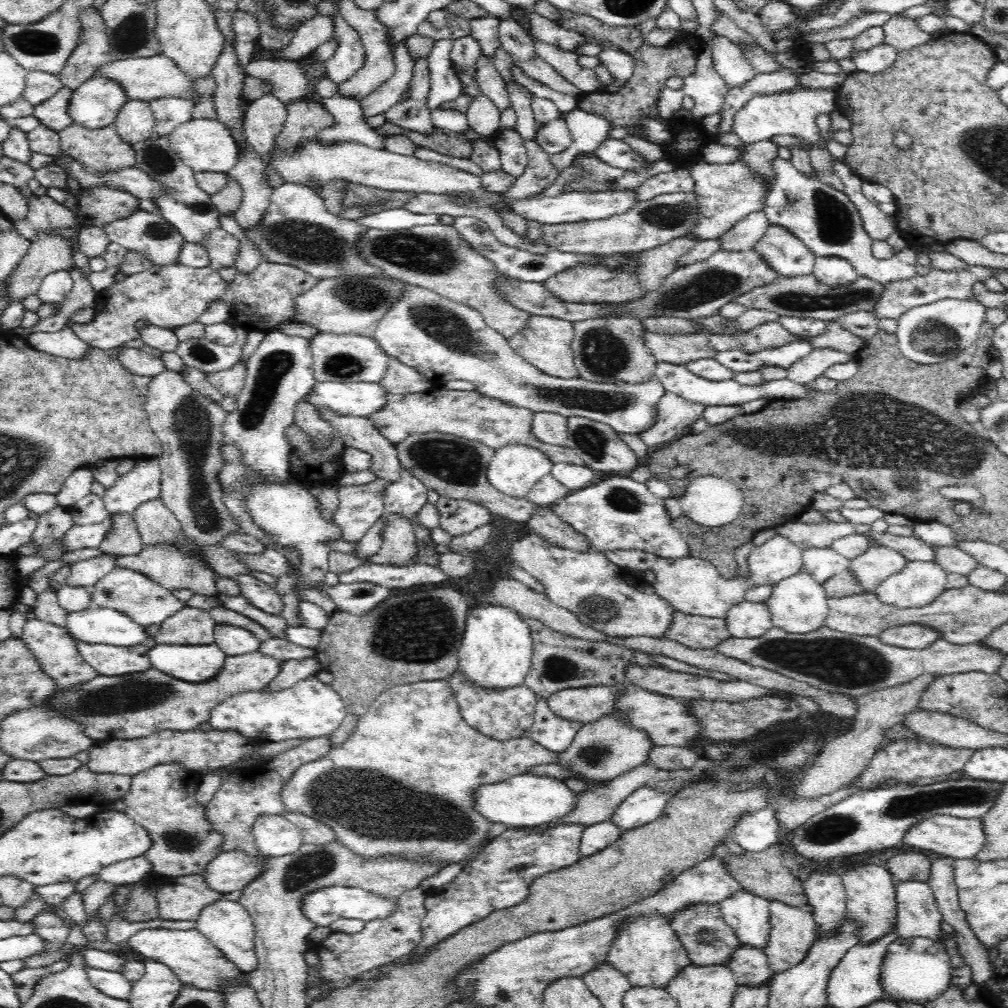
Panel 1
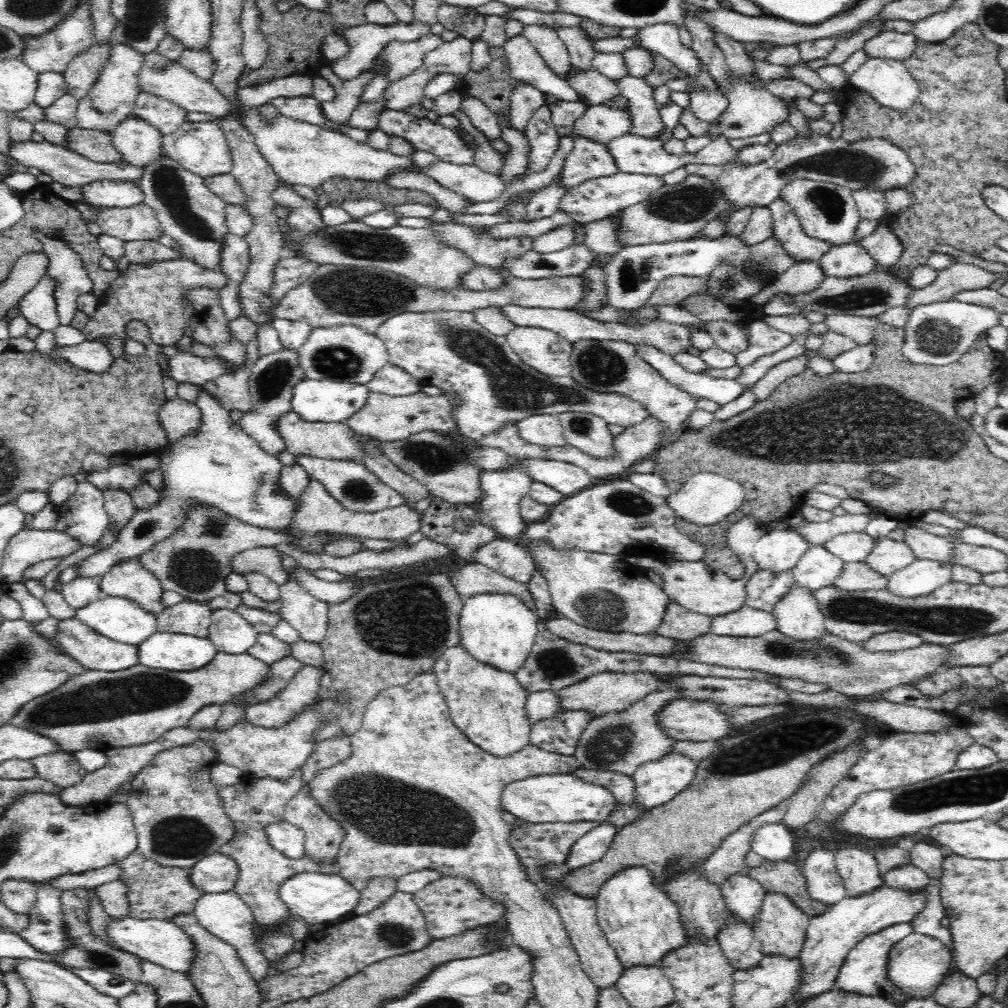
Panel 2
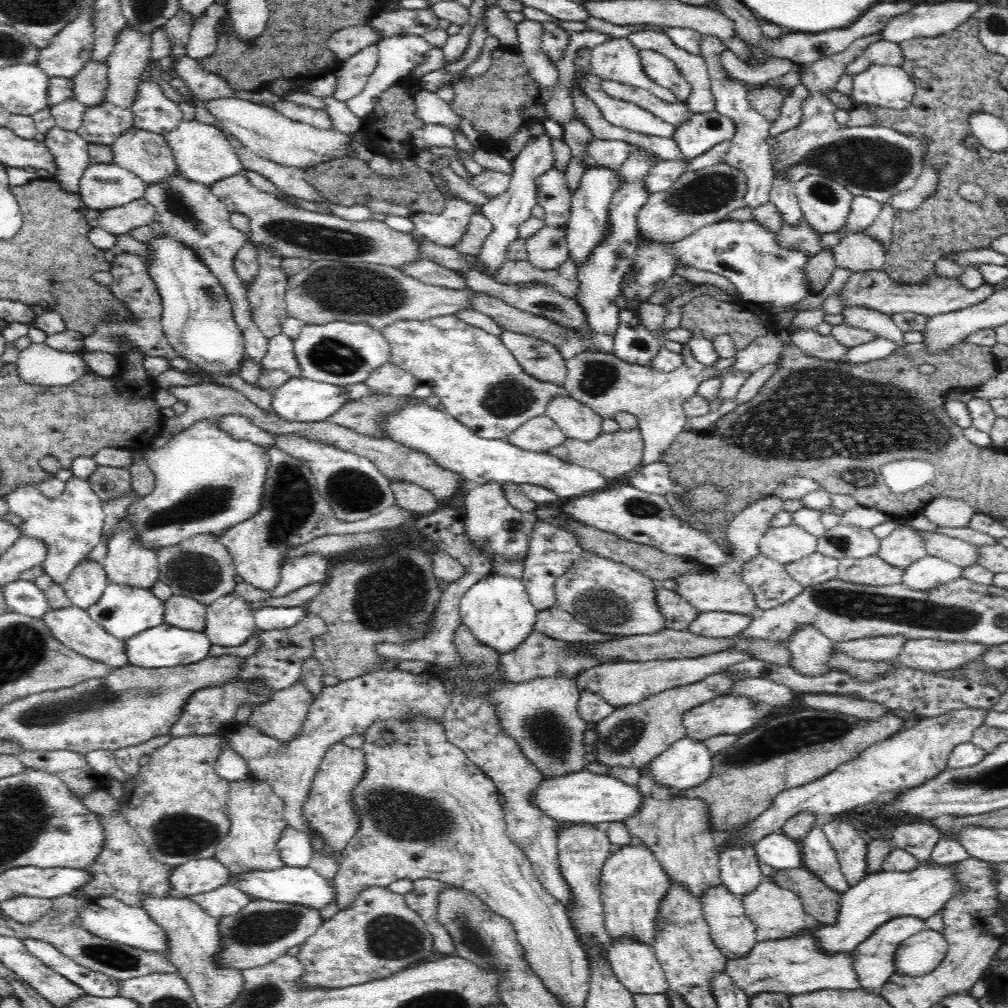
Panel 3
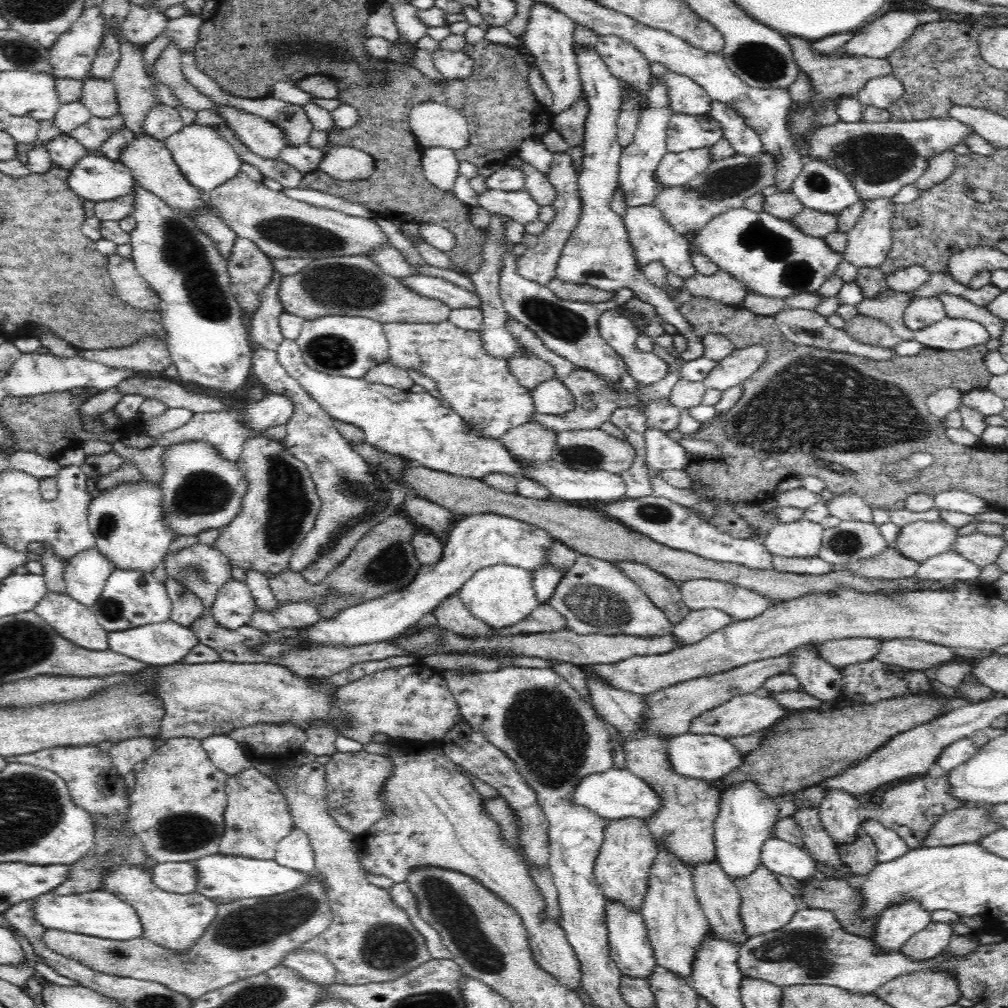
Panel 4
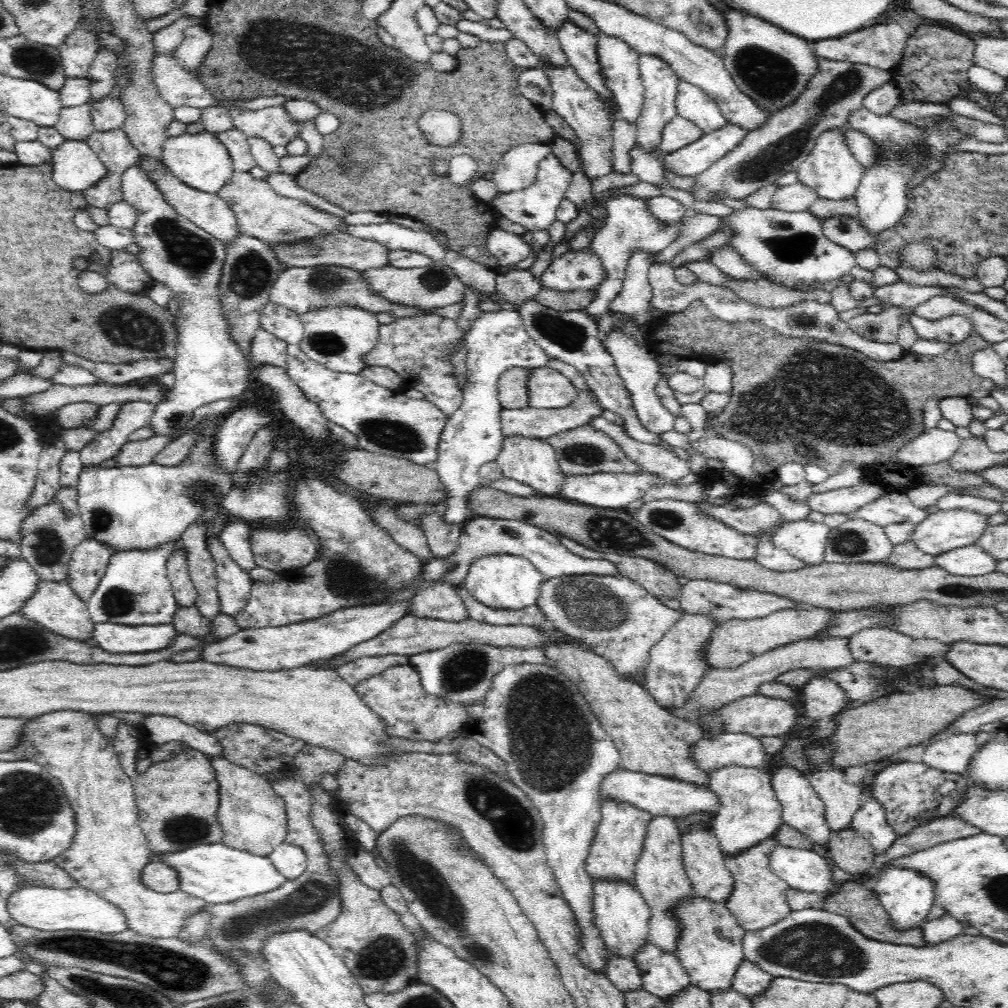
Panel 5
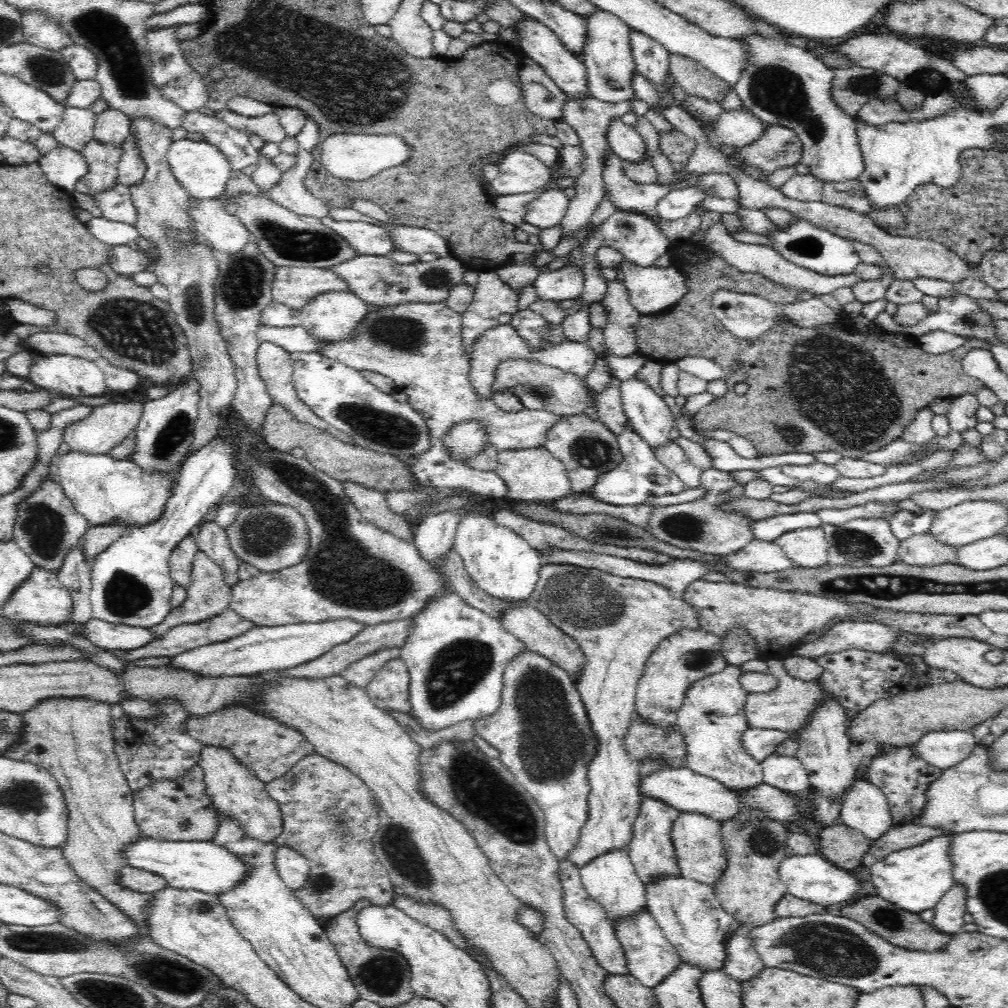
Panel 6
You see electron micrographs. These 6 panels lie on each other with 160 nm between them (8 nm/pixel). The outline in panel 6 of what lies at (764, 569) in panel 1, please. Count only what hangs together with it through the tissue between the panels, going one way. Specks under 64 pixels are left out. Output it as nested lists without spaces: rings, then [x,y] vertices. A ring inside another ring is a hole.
[[[821,527],[786,532],[775,543],[791,558],[794,567],[819,567],[828,562],[828,545]]]

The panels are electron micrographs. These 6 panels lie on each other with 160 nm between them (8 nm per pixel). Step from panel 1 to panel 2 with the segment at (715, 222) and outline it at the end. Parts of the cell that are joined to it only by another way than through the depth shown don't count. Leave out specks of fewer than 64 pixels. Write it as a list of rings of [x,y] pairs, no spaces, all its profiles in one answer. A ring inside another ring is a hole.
[[[810,129],[804,136],[797,134],[796,138],[777,144],[772,158],[762,162],[734,160],[720,166],[687,164],[685,167],[689,174],[706,177],[714,183],[714,188],[720,187],[720,191],[724,191],[724,197],[732,203],[732,208],[722,212],[720,217],[732,216],[737,208],[743,206],[768,207],[779,197],[786,184],[798,178],[831,182],[852,191],[864,188],[884,191],[902,188],[916,178],[916,167],[908,153],[888,139],[872,137],[850,143],[842,137],[834,139],[830,134],[814,133]]]

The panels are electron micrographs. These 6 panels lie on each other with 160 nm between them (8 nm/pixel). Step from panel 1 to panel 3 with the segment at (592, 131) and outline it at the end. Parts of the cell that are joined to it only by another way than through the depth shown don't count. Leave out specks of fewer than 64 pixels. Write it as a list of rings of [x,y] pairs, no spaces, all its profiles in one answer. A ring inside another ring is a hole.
[[[574,71],[574,82],[582,87],[584,93],[593,100],[604,119],[612,126],[662,138],[670,138],[676,130],[676,126],[640,108],[637,104],[608,96],[602,90],[602,79],[593,72],[575,74]]]

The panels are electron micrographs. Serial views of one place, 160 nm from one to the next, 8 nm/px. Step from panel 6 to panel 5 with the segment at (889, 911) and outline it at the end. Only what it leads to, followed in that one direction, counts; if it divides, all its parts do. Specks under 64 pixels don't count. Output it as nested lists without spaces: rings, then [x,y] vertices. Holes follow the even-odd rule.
[[[845,882],[839,886],[835,892],[828,893],[824,898],[824,909],[828,912],[835,912],[836,914],[847,916],[850,923],[854,925],[856,931],[860,931],[866,937],[873,938],[879,942],[886,942],[889,944],[902,944],[912,947],[926,947],[929,943],[924,938],[922,926],[909,928],[908,931],[900,931],[894,927],[890,915],[882,906],[876,891],[868,890],[862,883]]]

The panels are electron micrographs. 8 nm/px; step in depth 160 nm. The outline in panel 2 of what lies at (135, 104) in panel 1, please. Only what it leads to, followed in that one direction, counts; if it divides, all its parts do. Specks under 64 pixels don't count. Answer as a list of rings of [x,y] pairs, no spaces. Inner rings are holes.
[[[132,116],[124,123],[121,123],[113,132],[113,144],[115,149],[122,155],[122,160],[144,168],[152,160],[158,160],[158,156],[163,154],[162,133],[140,117]]]

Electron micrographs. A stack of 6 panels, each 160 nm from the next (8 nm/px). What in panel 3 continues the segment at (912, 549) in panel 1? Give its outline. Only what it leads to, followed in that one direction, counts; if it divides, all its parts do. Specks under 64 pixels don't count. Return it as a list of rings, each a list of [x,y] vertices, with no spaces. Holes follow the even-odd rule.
[[[917,532],[923,536],[924,547],[929,555],[942,558],[962,568],[972,566],[980,558],[978,545],[936,532]]]

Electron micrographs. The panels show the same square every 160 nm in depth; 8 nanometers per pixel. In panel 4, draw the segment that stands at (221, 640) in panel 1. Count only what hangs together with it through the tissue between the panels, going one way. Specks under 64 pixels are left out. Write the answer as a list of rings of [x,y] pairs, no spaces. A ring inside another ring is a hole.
[[[232,577],[220,588],[210,614],[220,627],[236,630],[251,621],[256,607],[254,596],[245,582]]]

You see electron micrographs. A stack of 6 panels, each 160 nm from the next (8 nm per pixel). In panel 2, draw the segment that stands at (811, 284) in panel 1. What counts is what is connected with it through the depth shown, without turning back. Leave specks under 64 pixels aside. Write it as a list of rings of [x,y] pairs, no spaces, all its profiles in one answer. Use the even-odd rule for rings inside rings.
[[[874,271],[853,277],[827,276],[822,284],[808,292],[808,294],[788,294],[794,297],[795,304],[801,308],[802,314],[818,311],[830,316],[831,314],[853,314],[860,316],[878,316],[898,306],[904,306],[908,302],[908,296],[912,296],[912,287],[906,281],[900,281],[898,277],[888,272]]]

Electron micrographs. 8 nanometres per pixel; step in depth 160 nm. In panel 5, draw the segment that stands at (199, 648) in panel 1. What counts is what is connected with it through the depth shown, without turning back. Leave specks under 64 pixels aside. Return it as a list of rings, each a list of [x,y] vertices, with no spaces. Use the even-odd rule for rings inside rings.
[[[94,623],[92,643],[108,652],[131,653],[152,652],[166,648],[178,630],[170,624],[132,625]]]

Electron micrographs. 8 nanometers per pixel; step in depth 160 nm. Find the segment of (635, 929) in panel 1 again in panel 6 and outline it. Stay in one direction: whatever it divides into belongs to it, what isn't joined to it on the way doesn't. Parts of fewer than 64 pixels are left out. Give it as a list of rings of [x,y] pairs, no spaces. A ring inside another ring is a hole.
[[[543,563],[536,583],[536,590],[528,605],[544,613],[561,631],[571,636],[586,657],[587,664],[579,672],[575,687],[585,704],[592,732],[596,735],[596,754],[588,765],[590,792],[588,795],[588,820],[580,831],[580,838],[569,852],[568,860],[583,867],[596,856],[612,849],[626,849],[633,837],[633,824],[639,813],[641,796],[638,761],[624,747],[630,722],[635,712],[635,696],[648,657],[658,648],[661,640],[680,633],[684,628],[700,628],[696,609],[675,597],[663,585],[649,580],[622,578],[602,570],[568,565]]]

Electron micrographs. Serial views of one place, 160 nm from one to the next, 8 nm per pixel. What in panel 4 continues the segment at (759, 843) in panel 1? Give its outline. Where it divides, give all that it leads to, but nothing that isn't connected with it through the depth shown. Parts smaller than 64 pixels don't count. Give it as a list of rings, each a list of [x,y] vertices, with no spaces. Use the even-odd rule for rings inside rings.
[[[774,836],[764,841],[761,862],[773,873],[799,881],[820,877],[816,871],[816,862],[806,849]]]

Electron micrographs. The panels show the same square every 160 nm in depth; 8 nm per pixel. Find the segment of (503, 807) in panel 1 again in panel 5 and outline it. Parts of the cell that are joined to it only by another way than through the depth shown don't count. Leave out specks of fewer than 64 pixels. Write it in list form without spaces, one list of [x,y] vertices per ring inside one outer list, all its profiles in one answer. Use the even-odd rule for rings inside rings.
[[[624,768],[617,769],[616,771],[610,773],[608,776],[600,782],[600,800],[605,799],[608,797],[608,799],[614,799],[618,801],[624,801],[624,803],[630,803],[632,806],[636,807],[637,809],[640,809],[641,811],[649,812],[652,816],[673,816],[676,818],[686,817],[686,816],[692,816],[692,814],[716,814],[718,812],[718,795],[712,791],[710,787],[706,787],[704,785],[698,785],[696,783],[690,783],[688,781],[676,779],[674,777],[668,777],[668,776],[662,776],[662,775],[651,775],[645,772],[632,772],[629,770],[626,770]]]

